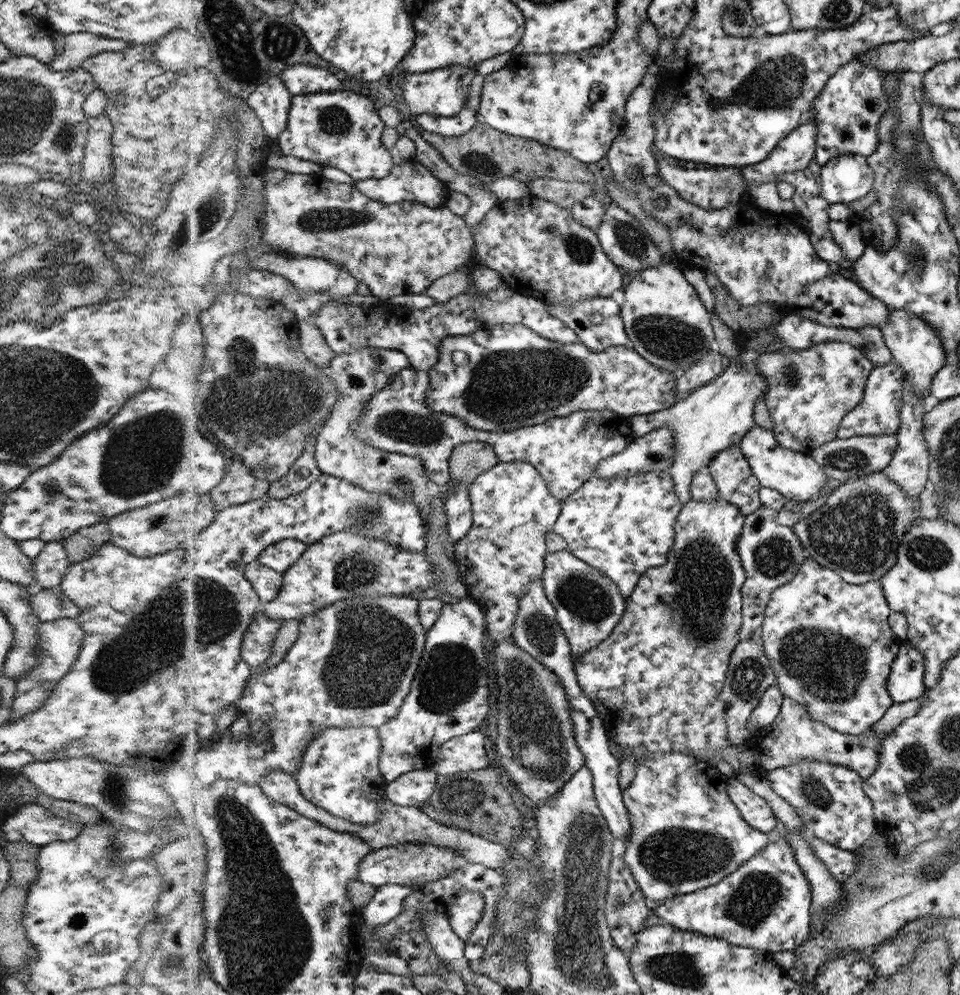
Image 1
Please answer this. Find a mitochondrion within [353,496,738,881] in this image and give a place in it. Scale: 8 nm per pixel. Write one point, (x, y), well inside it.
(534, 740)

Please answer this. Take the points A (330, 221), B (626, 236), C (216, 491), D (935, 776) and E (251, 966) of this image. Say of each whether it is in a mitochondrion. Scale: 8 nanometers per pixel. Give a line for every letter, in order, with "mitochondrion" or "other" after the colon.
A: mitochondrion
B: mitochondrion
C: other
D: mitochondrion
E: mitochondrion

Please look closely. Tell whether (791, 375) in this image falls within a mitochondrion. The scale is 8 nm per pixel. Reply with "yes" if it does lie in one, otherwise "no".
yes

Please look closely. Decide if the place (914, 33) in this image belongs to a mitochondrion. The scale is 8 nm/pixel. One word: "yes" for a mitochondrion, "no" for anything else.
no

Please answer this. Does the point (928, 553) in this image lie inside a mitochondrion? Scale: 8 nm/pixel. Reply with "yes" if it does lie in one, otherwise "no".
yes

